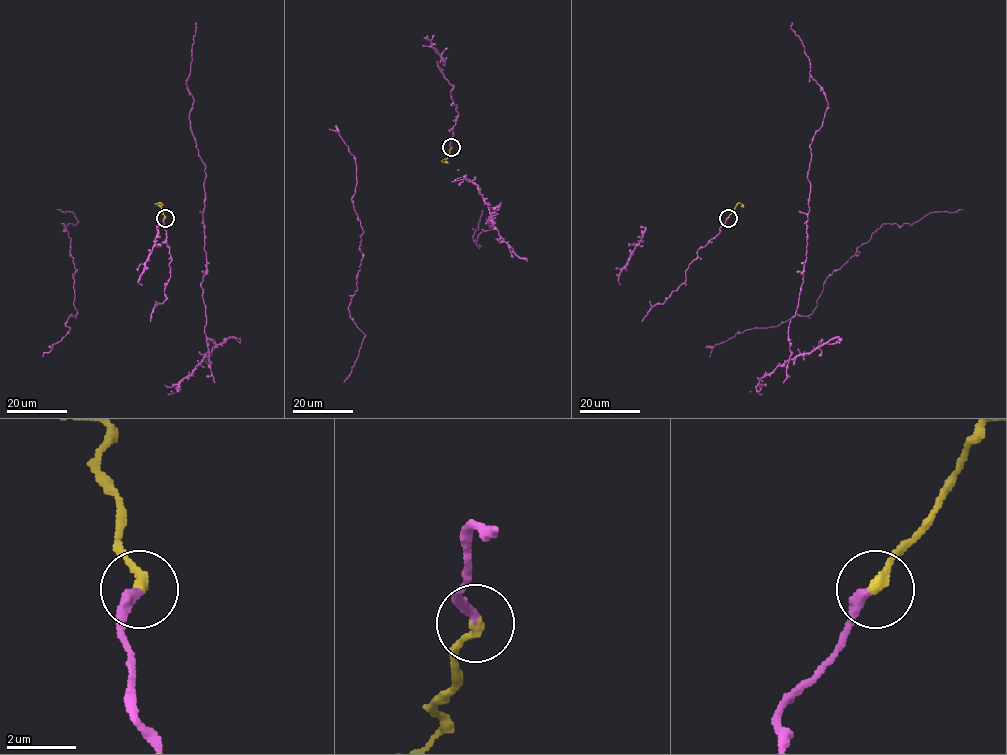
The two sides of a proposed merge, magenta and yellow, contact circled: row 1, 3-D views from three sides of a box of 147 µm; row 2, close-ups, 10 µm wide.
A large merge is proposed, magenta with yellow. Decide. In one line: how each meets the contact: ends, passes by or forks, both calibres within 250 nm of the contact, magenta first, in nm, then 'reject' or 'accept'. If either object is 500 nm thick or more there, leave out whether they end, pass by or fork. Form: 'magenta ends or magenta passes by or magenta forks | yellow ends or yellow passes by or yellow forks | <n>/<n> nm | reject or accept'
magenta ends | yellow ends | 300/320 nm | accept

